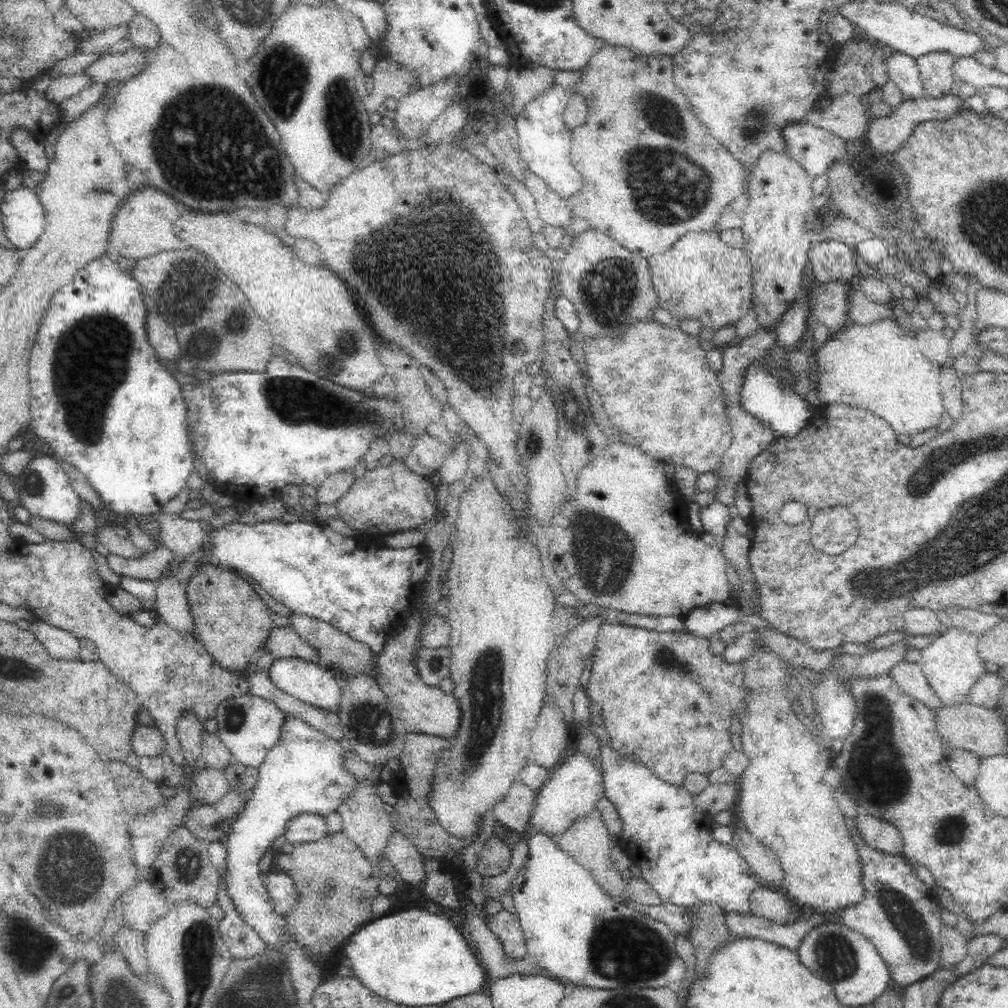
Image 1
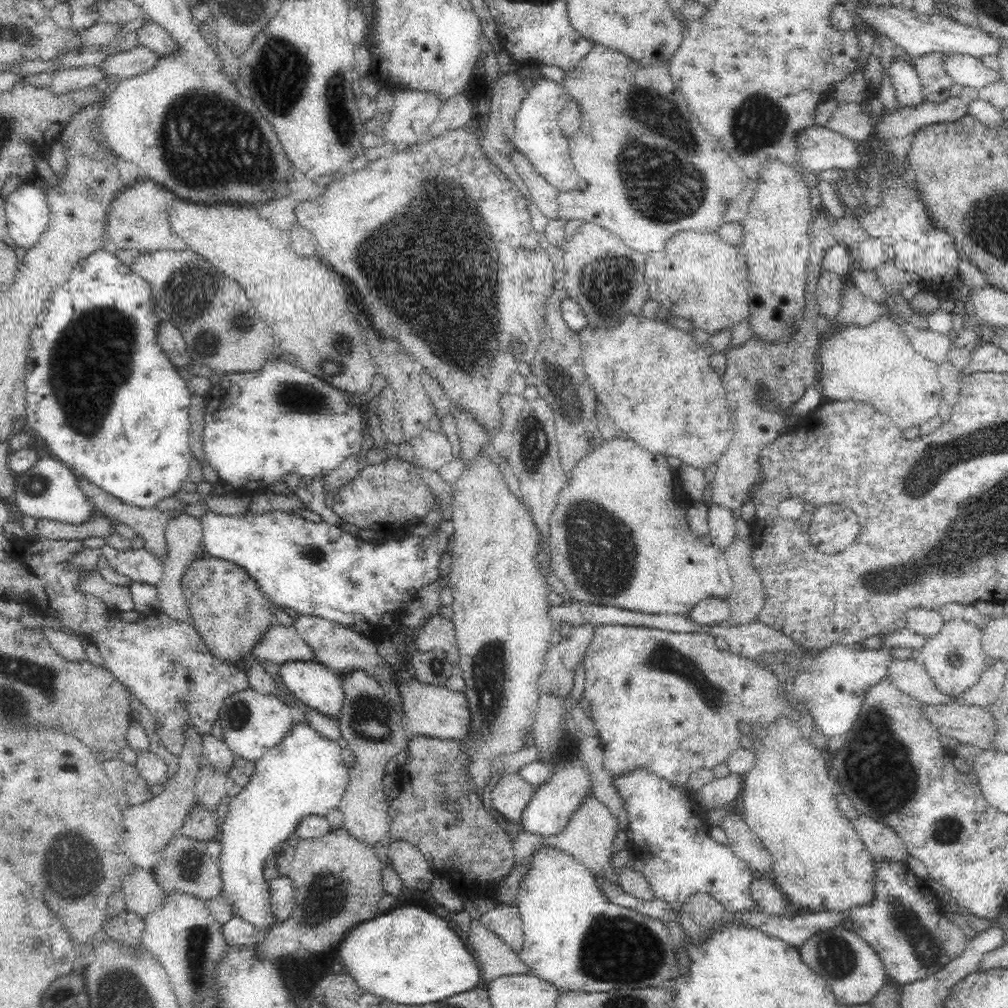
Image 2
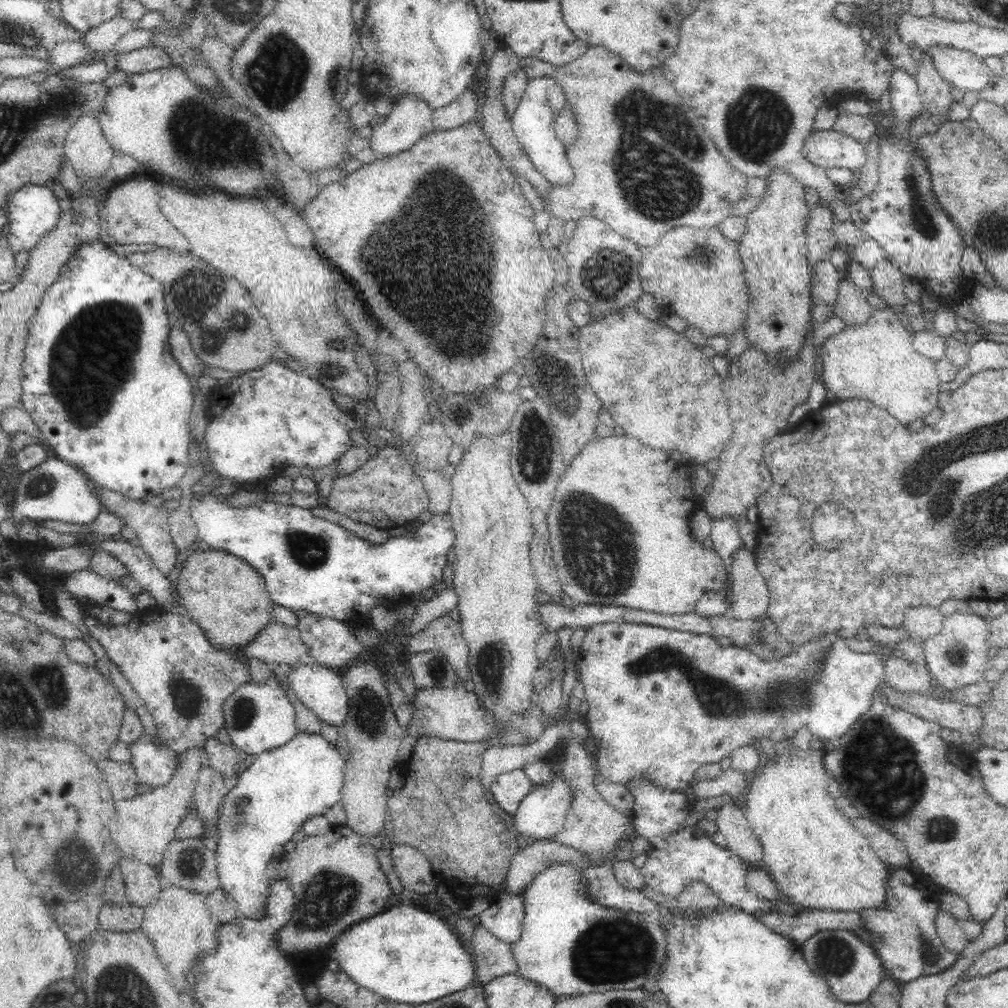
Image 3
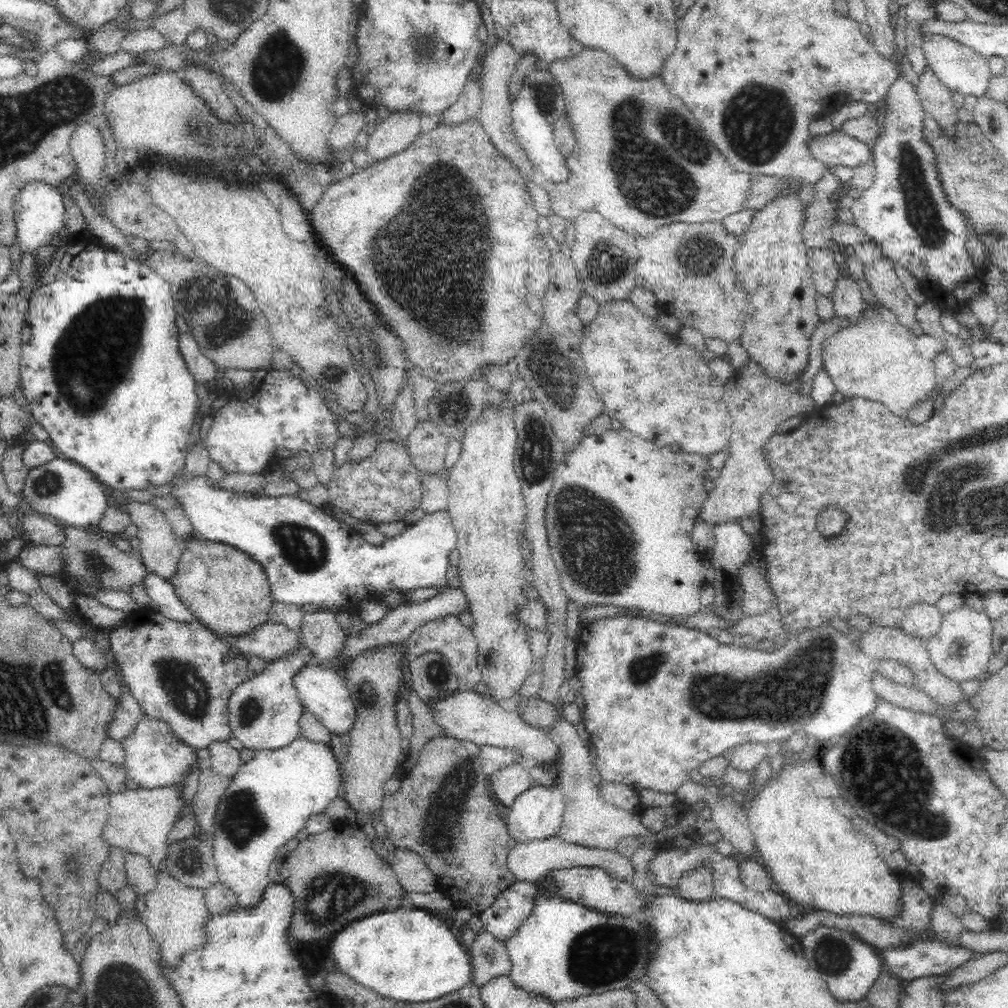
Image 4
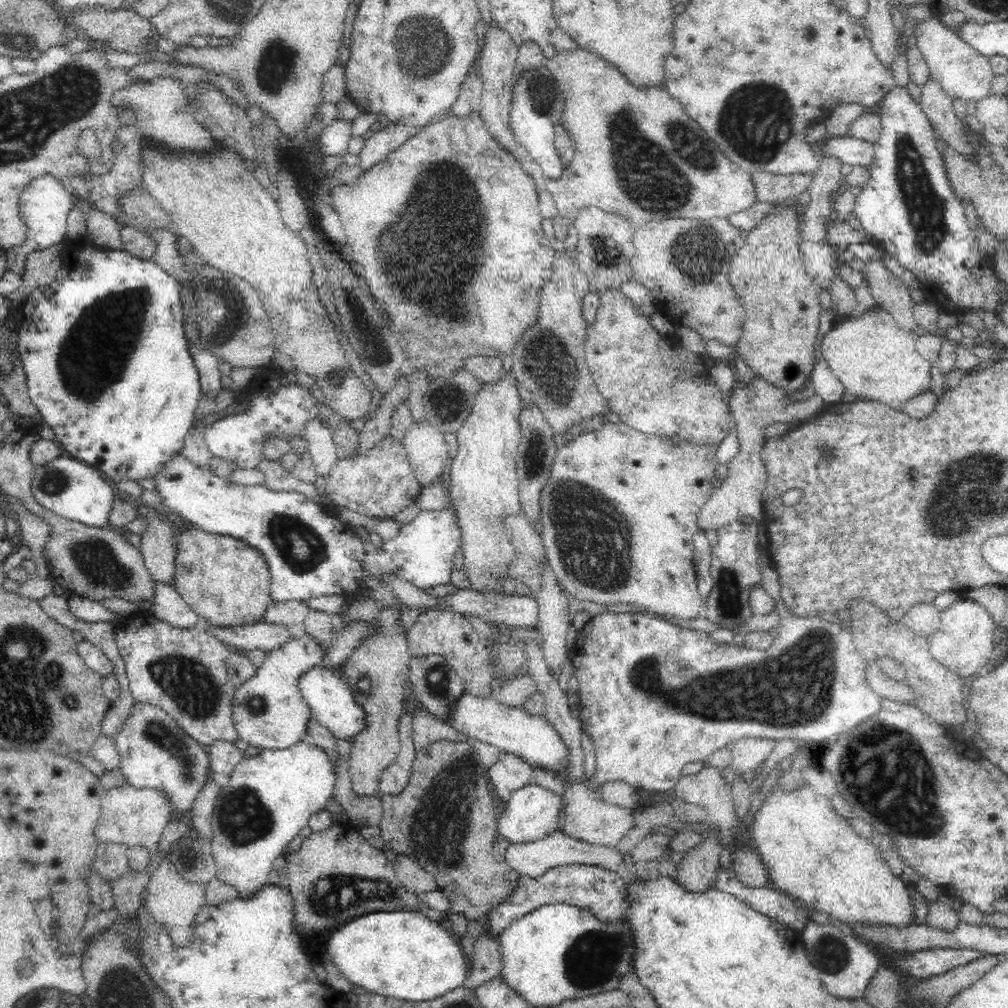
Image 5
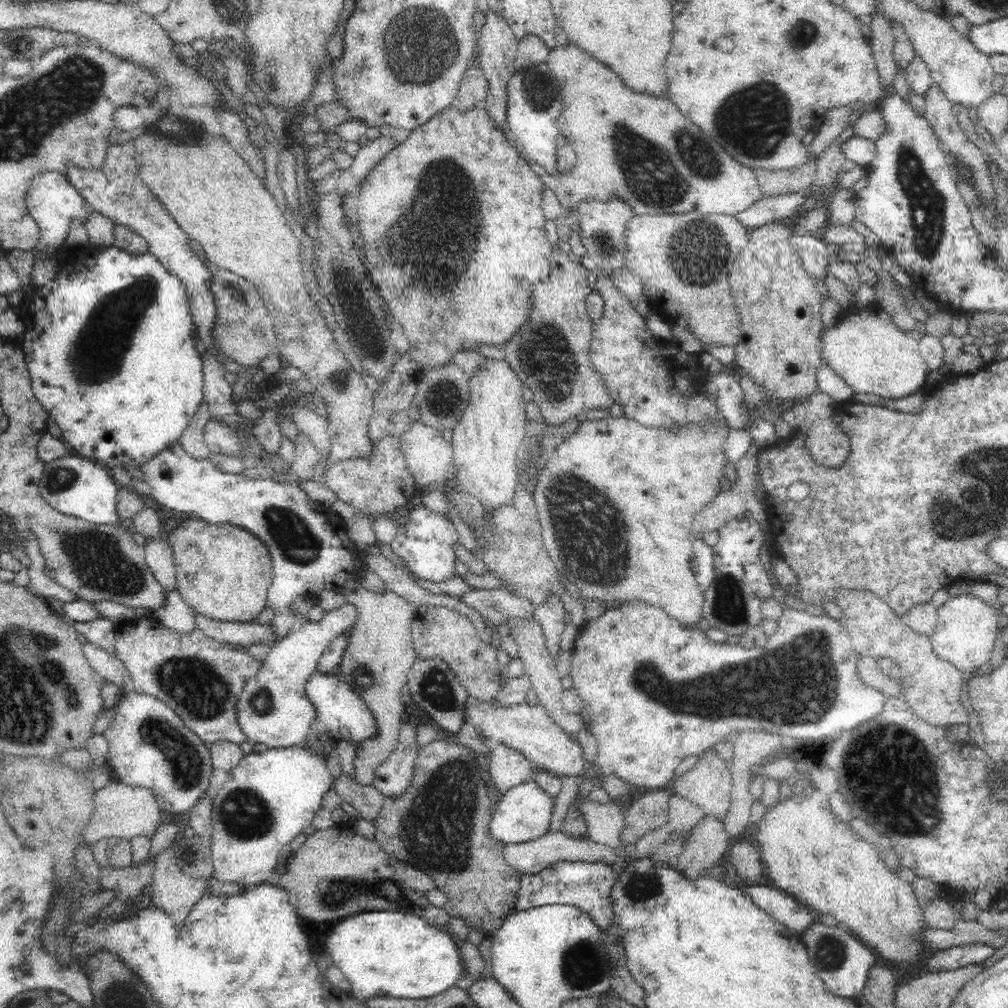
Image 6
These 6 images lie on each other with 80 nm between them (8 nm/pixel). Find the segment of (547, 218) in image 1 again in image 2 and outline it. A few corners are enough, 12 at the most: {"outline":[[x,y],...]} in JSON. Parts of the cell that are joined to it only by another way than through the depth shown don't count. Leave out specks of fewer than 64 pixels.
{"outline":[[520,151],[514,164],[534,204],[548,218],[562,215],[558,190],[530,166]]}

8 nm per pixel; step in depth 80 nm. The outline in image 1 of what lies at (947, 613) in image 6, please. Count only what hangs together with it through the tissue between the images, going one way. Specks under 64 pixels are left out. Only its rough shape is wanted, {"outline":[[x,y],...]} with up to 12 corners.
{"outline":[[952,627],[918,663],[943,706],[967,704],[985,673],[979,637]]}

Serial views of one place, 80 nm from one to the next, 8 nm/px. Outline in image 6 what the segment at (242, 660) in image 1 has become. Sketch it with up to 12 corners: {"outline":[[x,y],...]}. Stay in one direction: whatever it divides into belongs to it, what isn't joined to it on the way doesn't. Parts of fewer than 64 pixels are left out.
{"outline":[[234,525],[167,535],[176,590],[198,614],[254,622],[272,561]]}

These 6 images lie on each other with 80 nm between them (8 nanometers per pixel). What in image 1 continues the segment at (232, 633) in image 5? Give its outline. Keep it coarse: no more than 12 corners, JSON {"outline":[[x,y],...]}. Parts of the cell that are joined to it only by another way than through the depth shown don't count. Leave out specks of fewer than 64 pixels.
{"outline":[[291,625],[274,627],[266,643],[273,658],[323,666],[319,652]]}

